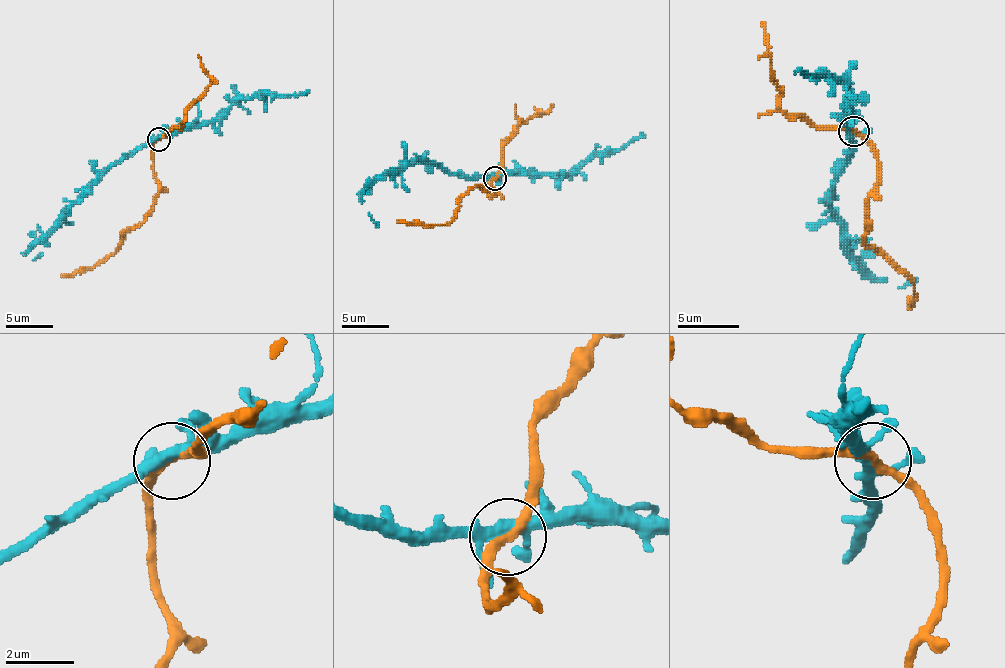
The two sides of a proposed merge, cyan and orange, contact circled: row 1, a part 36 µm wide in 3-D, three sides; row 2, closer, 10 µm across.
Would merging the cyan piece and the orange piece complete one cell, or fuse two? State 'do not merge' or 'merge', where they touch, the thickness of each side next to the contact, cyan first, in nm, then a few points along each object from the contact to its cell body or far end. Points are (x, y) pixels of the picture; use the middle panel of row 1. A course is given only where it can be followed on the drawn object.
merge | (494, 178) | 300/240 nm | cyan via (494, 177), (458, 177), (425, 161), (390, 168), (362, 196), (369, 215), (378, 227) | orange via (494, 177), (489, 196), (494, 189), (473, 187), (461, 199), (456, 215), (444, 225), (397, 220)

